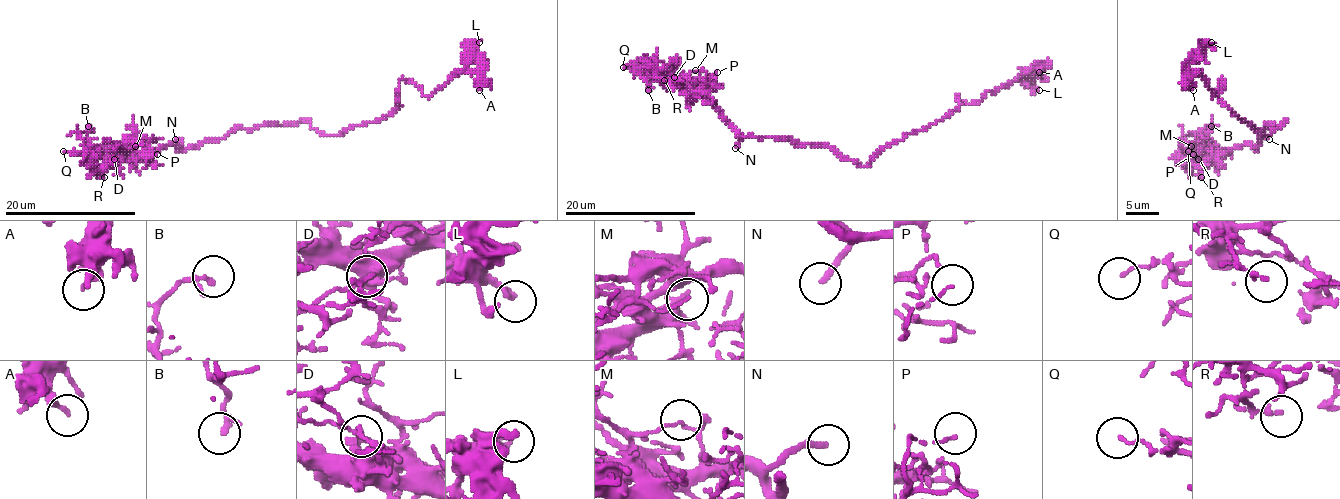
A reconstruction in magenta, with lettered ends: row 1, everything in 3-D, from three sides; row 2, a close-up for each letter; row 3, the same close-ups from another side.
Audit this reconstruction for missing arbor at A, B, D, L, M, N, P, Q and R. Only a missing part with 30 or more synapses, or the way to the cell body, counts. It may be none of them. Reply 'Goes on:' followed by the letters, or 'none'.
Goes on: N

